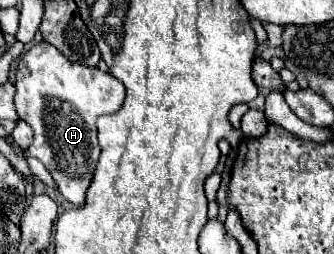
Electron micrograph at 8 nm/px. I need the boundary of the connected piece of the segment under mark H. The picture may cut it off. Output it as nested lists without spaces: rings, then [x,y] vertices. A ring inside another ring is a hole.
[[[48,42],[26,50],[16,64],[16,112],[34,130],[34,142],[26,150],[38,158],[52,174],[60,194],[74,206],[84,206],[86,190],[92,182],[100,146],[96,138],[96,118],[116,112],[124,100],[124,86],[98,68],[70,62]]]

